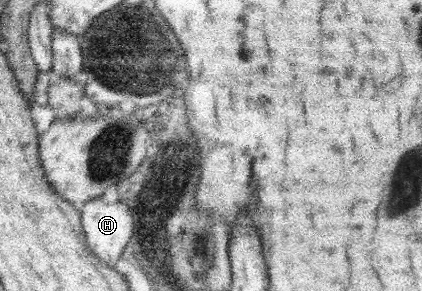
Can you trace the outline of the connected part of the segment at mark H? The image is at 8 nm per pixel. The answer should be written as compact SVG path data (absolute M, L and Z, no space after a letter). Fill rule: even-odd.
M99 196L83 203L79 215L81 230L88 249L100 263L113 269L117 258L122 255L125 245L133 235L133 217L129 217L129 206L119 200L108 203Z

